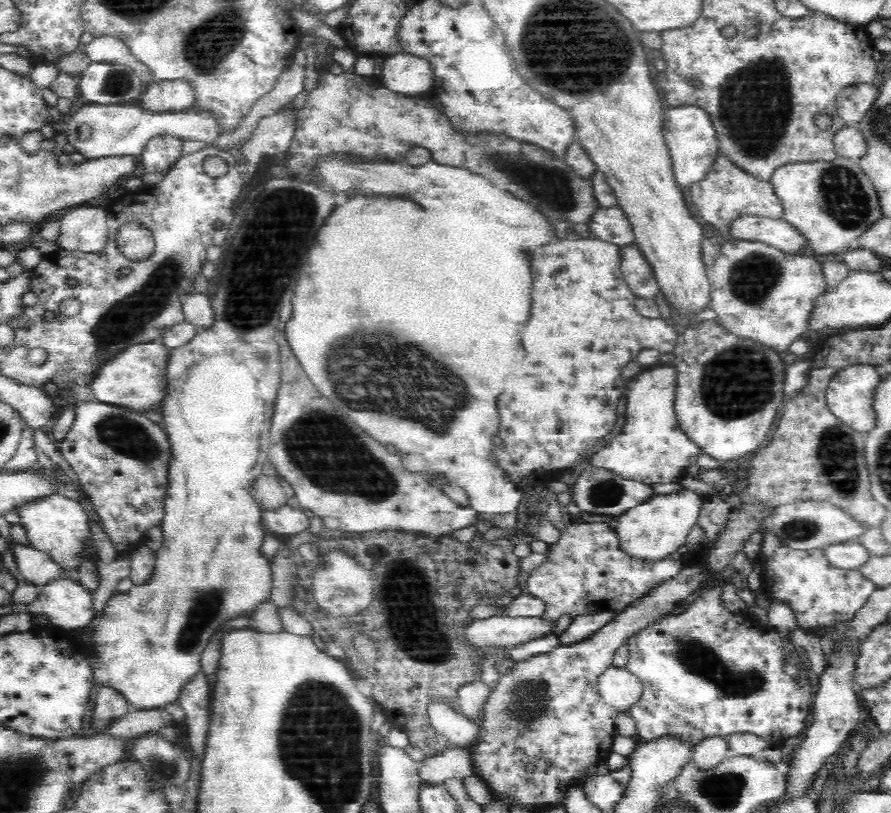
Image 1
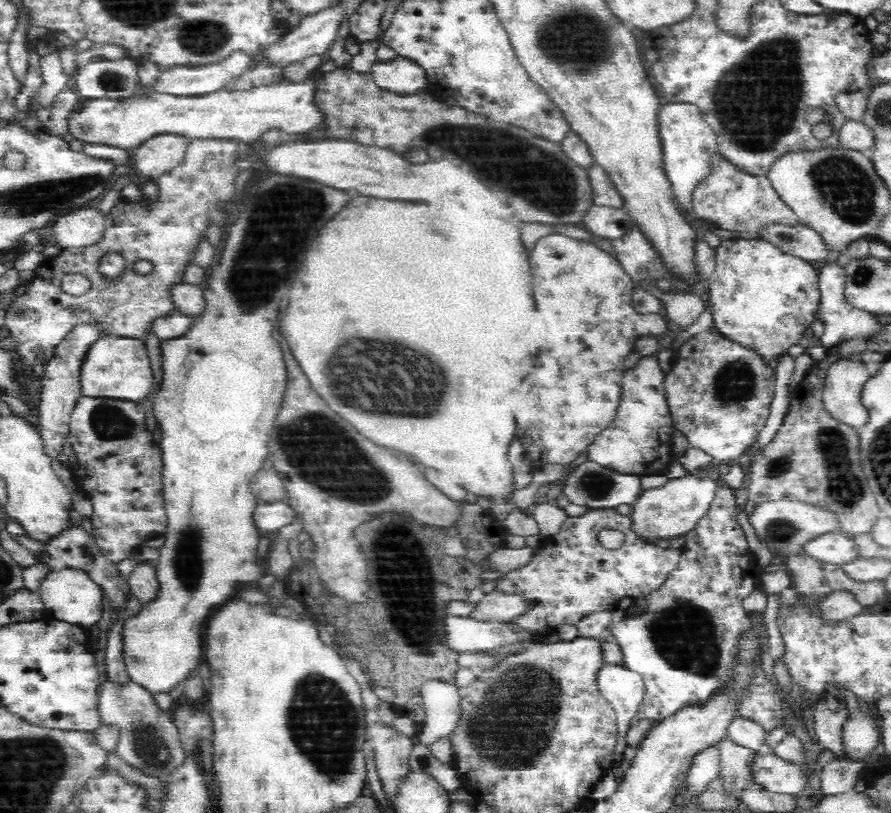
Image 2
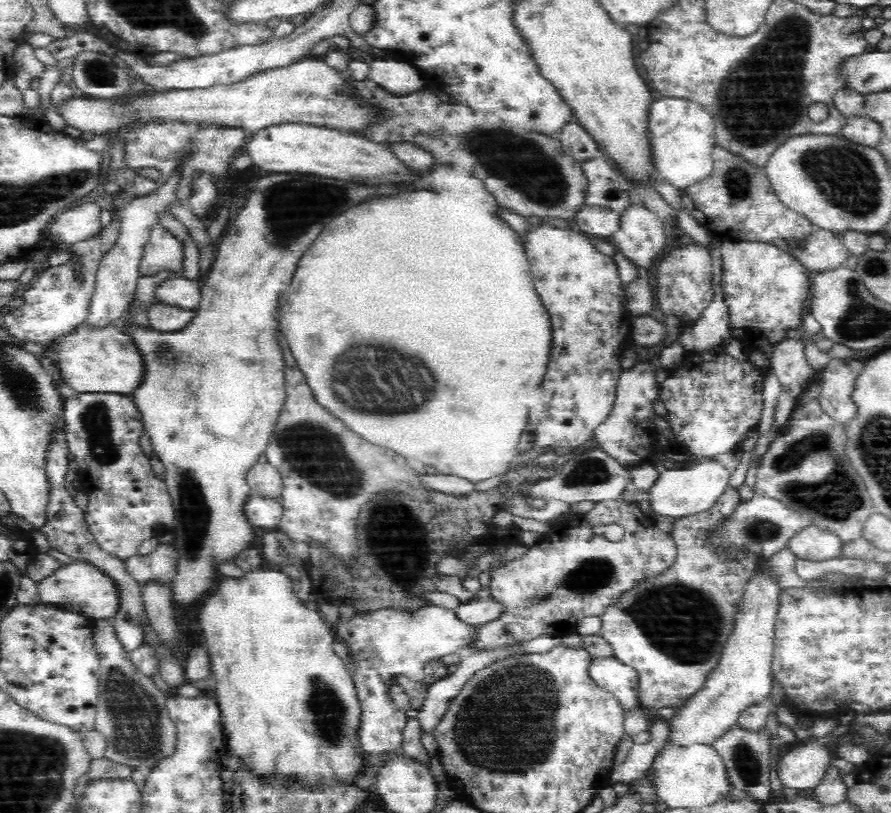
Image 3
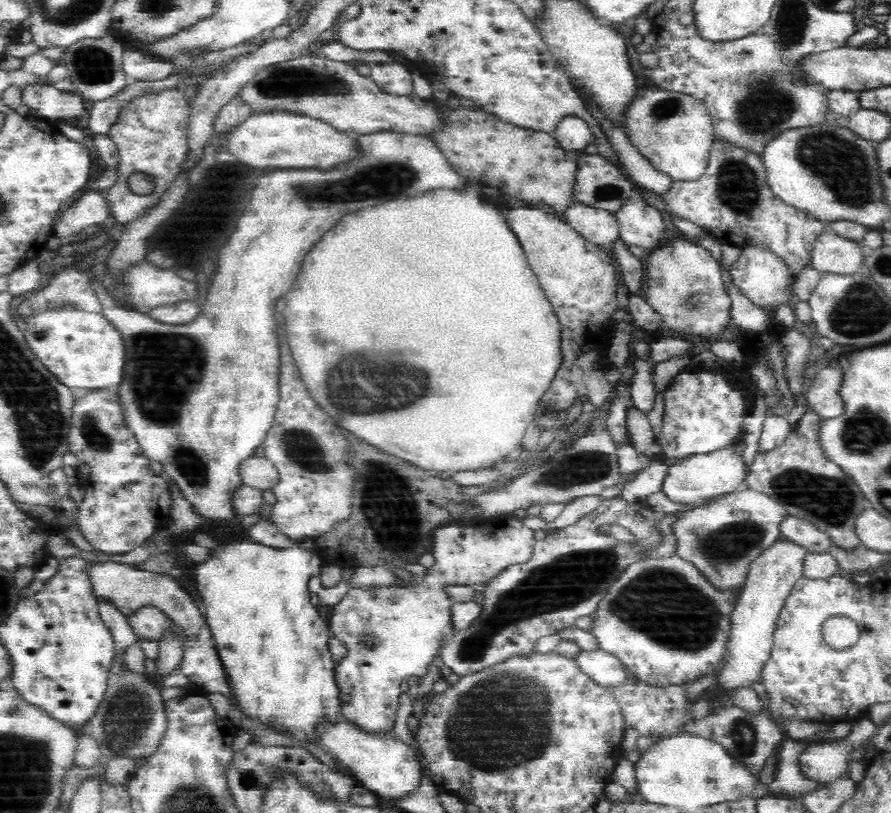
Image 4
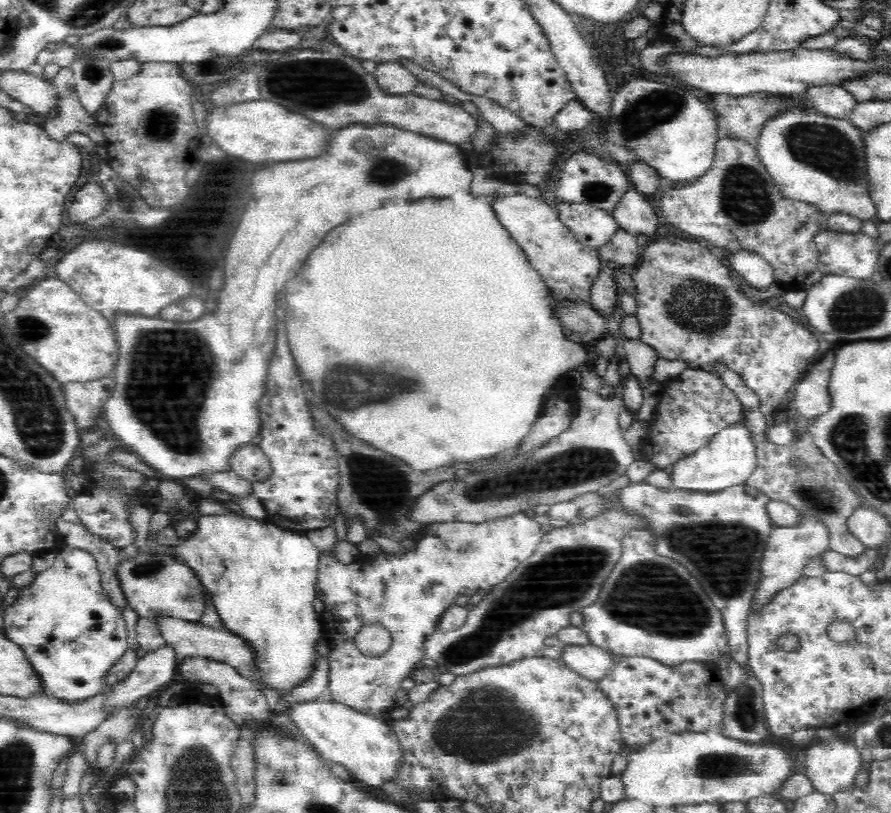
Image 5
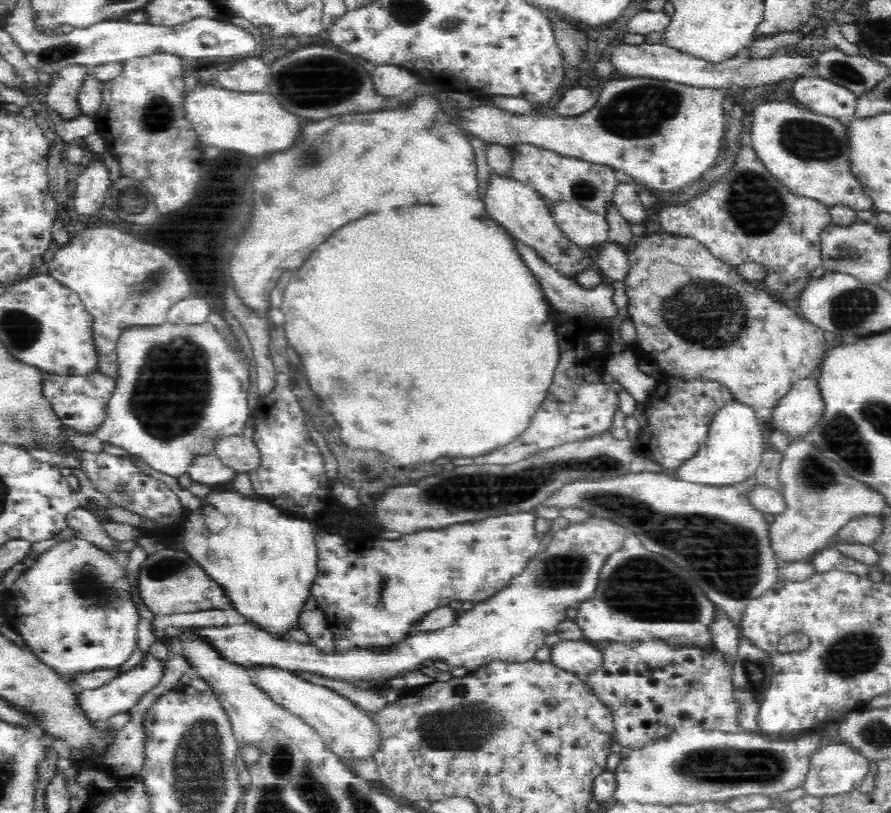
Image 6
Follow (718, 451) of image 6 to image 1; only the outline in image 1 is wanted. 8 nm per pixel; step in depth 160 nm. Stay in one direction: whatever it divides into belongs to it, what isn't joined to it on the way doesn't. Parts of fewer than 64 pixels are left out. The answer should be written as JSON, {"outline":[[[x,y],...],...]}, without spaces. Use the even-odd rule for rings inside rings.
{"outline":[[[688,489],[673,495],[656,495],[644,504],[639,504],[618,517],[618,526],[614,532],[618,547],[624,555],[642,563],[660,563],[668,560],[684,546],[692,529],[697,523],[698,512],[703,503],[702,497]]]}

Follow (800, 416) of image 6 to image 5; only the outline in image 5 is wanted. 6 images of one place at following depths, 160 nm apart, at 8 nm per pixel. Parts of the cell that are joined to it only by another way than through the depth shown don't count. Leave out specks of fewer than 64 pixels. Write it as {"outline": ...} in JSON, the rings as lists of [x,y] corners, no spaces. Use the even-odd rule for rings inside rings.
{"outline":[[[832,369],[810,370],[794,387],[787,406],[792,407],[807,420],[826,414],[833,407],[829,384]]]}

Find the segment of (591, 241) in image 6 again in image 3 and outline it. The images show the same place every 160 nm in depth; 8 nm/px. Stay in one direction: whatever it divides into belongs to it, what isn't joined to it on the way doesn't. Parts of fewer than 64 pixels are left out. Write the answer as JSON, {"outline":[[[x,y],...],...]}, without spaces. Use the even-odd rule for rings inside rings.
{"outline":[[[584,205],[572,220],[575,230],[591,238],[610,238],[620,230],[622,215],[611,208]]]}

